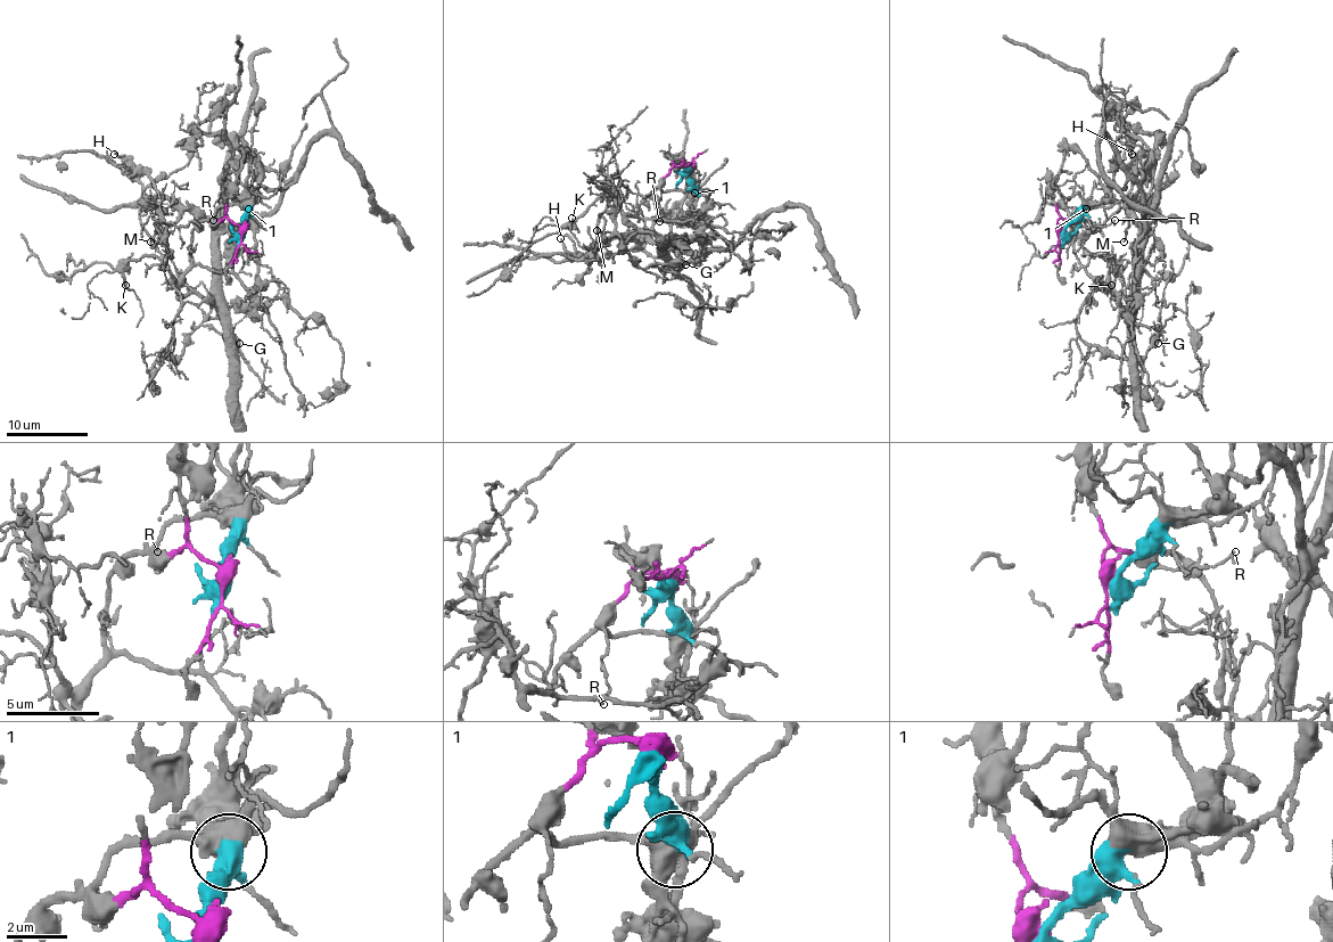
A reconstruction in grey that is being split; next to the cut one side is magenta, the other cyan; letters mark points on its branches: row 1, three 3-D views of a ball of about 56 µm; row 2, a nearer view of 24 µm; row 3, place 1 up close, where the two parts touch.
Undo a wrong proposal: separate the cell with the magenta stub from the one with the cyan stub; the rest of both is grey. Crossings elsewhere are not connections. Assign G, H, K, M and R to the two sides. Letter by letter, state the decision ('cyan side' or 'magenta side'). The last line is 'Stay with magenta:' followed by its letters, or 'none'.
G: magenta side
H: cyan side
K: magenta side
M: cyan side
R: magenta side
Stay with magenta: G, K, R

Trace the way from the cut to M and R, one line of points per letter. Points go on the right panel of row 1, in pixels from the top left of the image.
M: (1062, 232), (1111, 188), (1126, 188), (1132, 179), (1142, 198), (1144, 220), (1142, 224), (1132, 210), (1124, 240)
R: (1062, 232), (1058, 220), (1064, 219), (1095, 229), (1116, 220)

